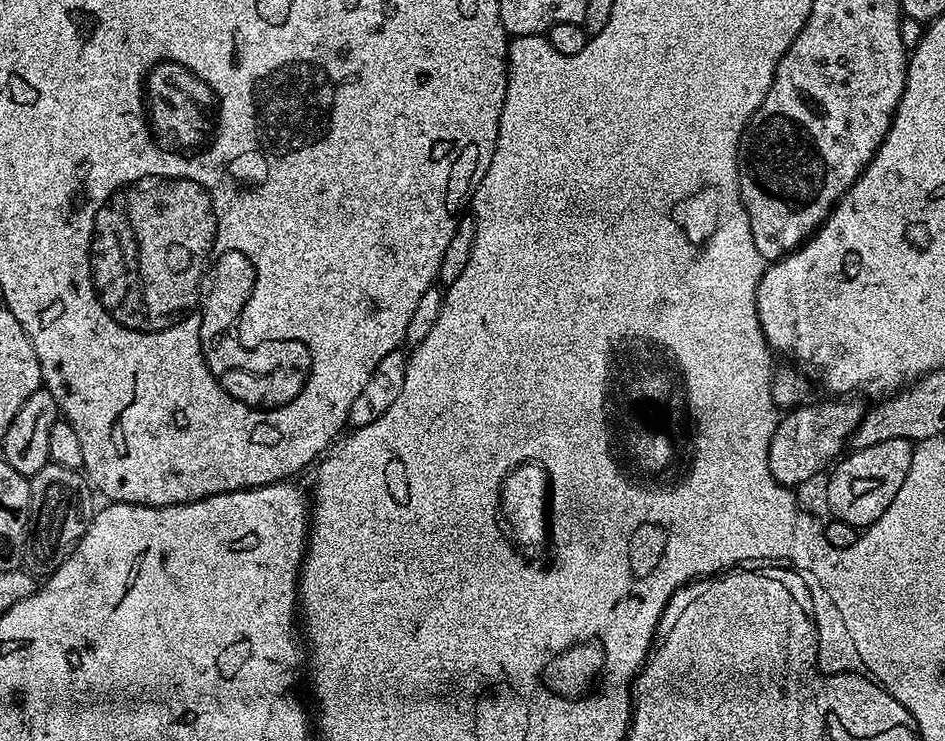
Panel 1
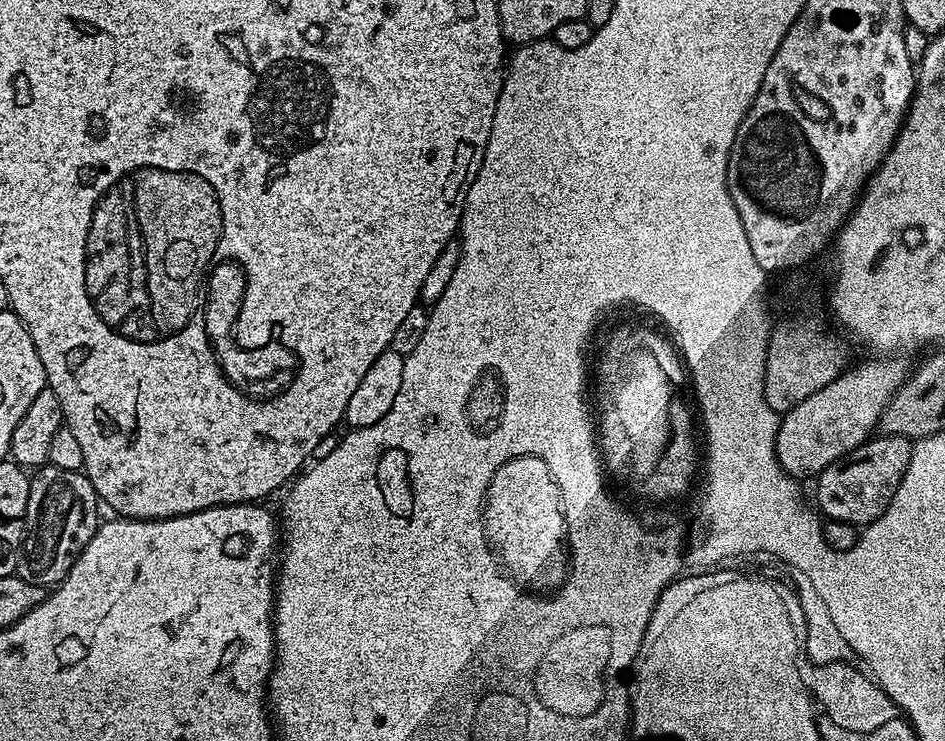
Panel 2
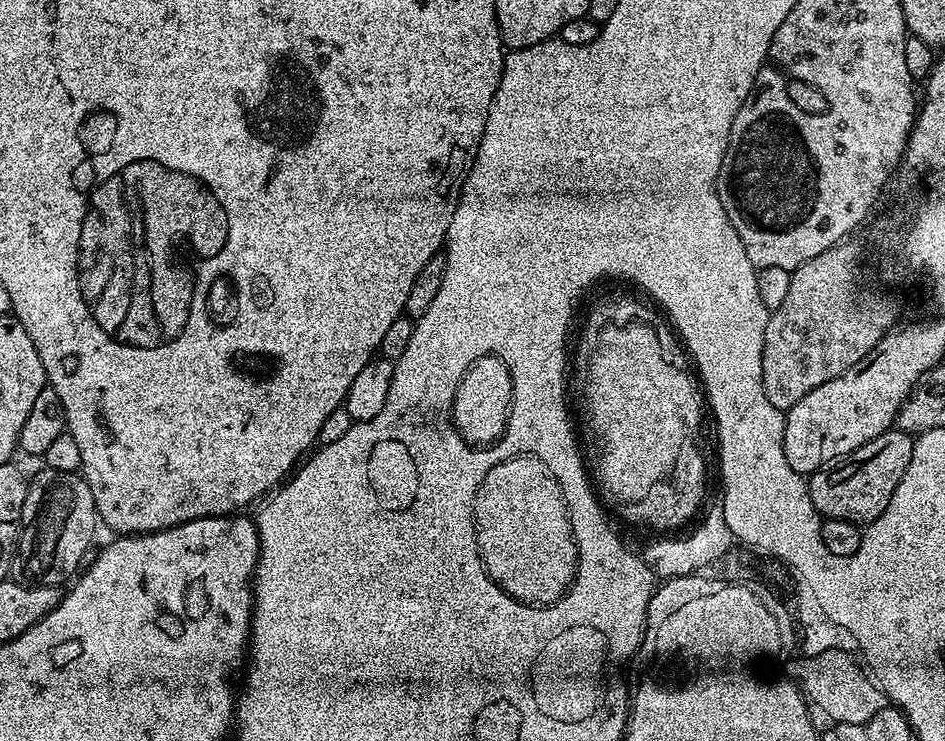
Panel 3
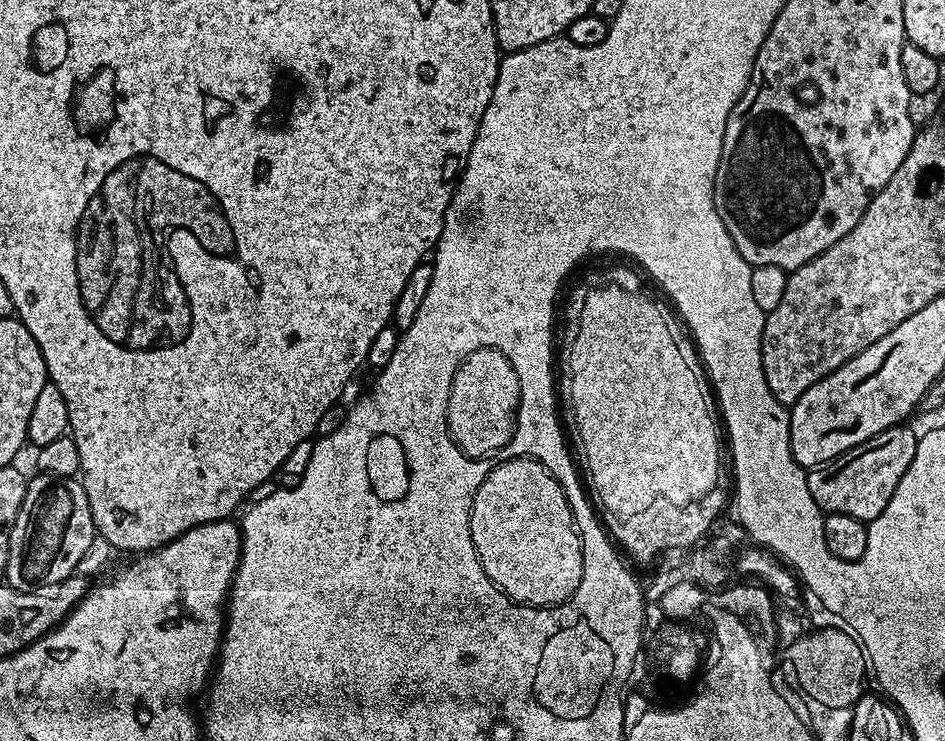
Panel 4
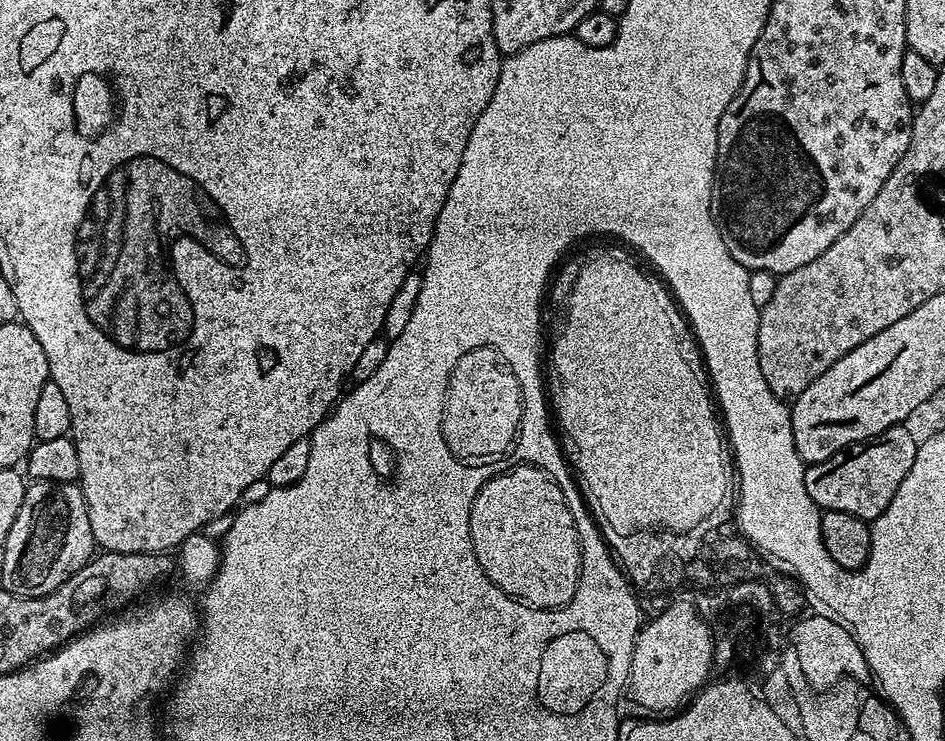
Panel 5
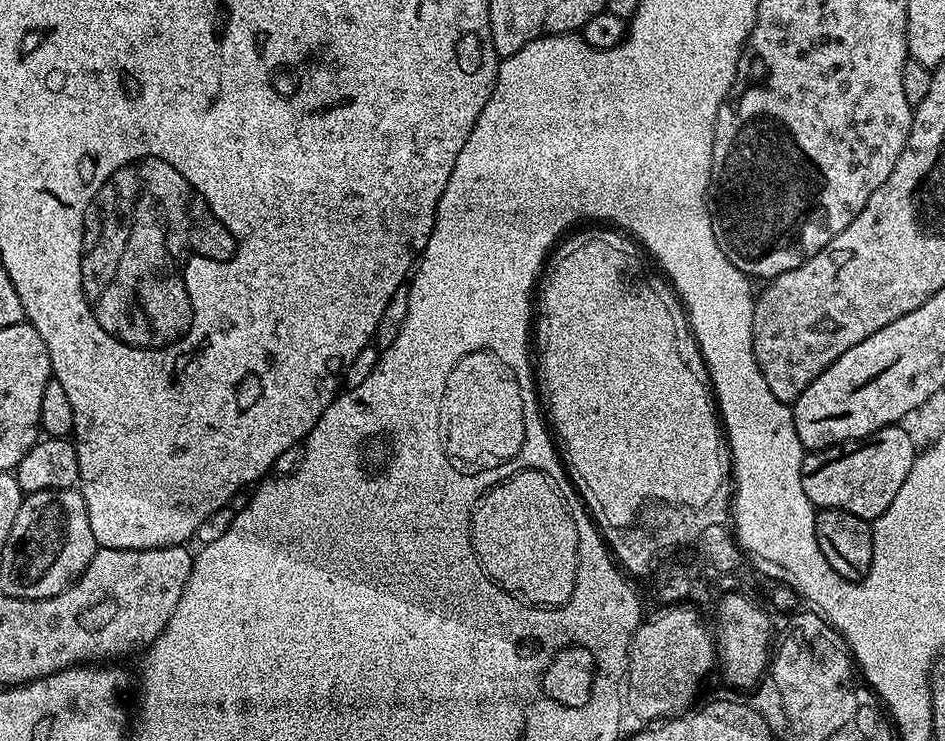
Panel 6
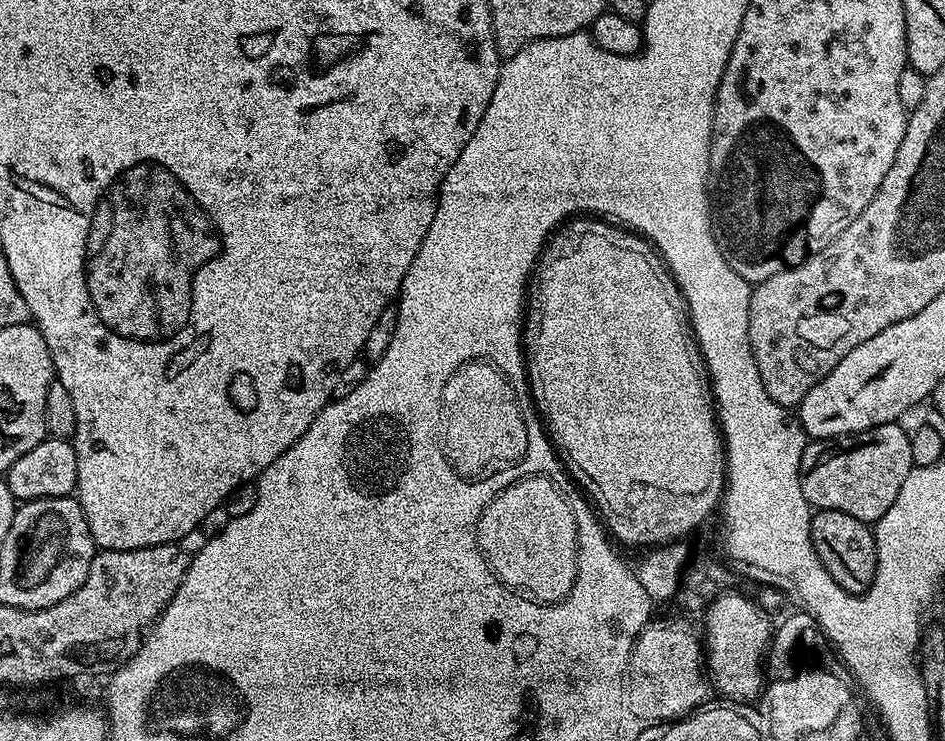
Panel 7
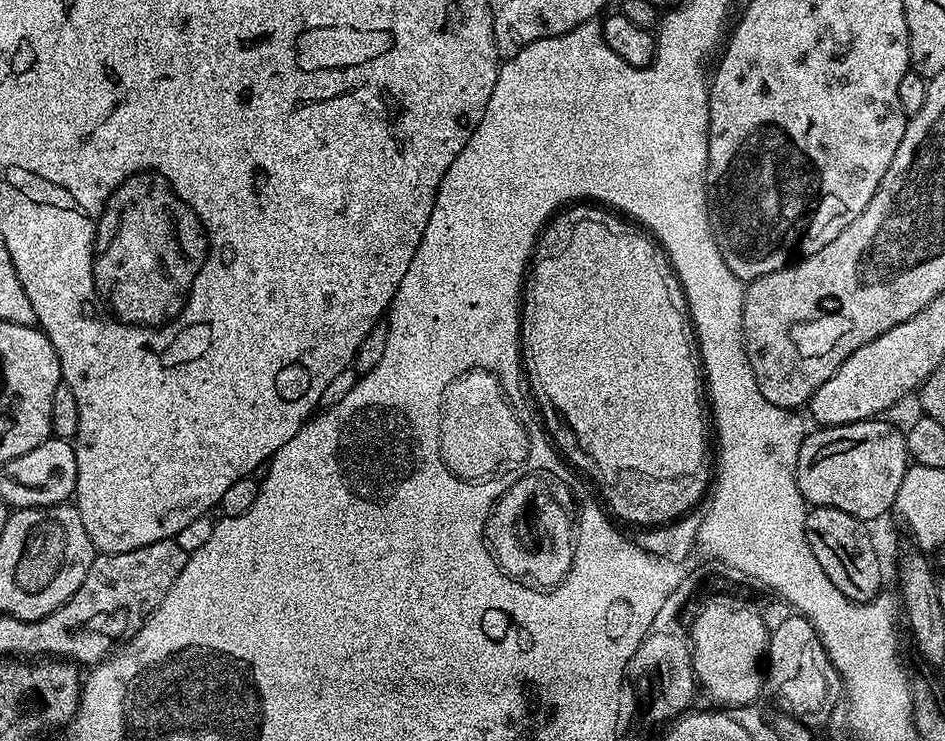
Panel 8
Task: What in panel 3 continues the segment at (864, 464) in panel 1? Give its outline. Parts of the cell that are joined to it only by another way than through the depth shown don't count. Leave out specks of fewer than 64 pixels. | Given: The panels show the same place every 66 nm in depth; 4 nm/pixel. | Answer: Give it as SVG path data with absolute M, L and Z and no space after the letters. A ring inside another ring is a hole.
M889 430L858 446L858 450L811 473L807 477L808 493L816 511L821 517L849 520L857 526L867 526L877 520L882 510L890 506L890 498L894 498L894 490L898 490L902 474L906 474L906 466L910 466L913 443L913 437L909 433Z

